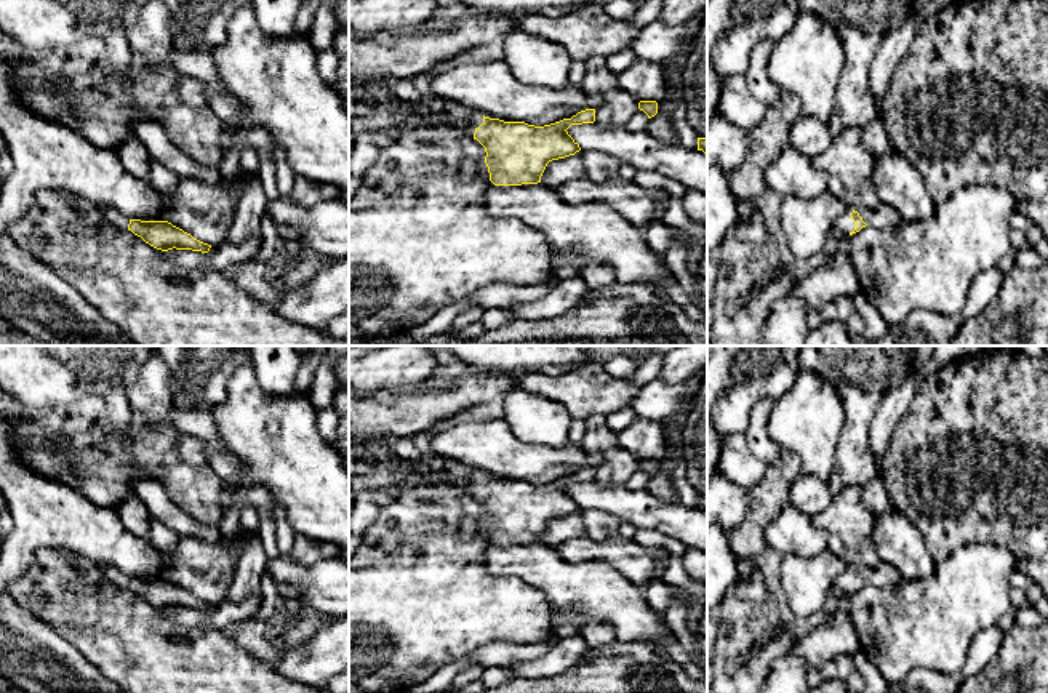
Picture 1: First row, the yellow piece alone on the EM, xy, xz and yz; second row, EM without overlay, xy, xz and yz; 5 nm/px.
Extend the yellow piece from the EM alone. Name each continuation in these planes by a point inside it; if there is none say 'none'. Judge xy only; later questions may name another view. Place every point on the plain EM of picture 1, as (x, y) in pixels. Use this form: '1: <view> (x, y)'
1: xy (119, 578)

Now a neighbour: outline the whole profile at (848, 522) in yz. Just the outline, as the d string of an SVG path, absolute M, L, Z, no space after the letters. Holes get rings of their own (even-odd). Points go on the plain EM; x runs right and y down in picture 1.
M845 485L811 522L827 535L827 549L848 567L859 570L878 565L874 541L875 514L864 503L859 485Z

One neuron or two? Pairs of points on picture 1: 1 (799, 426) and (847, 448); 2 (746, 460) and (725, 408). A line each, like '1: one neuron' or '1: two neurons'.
1: two neurons
2: two neurons

